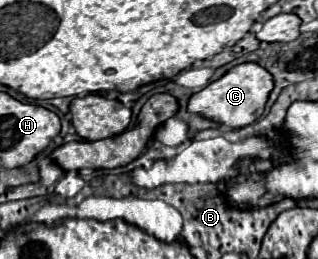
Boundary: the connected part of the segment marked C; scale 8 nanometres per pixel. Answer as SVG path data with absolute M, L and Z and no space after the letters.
M239 63L239 65L231 67L219 79L211 81L201 91L193 93L189 97L187 111L197 113L215 123L223 123L229 129L241 129L245 125L251 125L255 119L259 119L263 115L271 89L273 89L273 77L269 75L269 71L265 71L257 63Z

